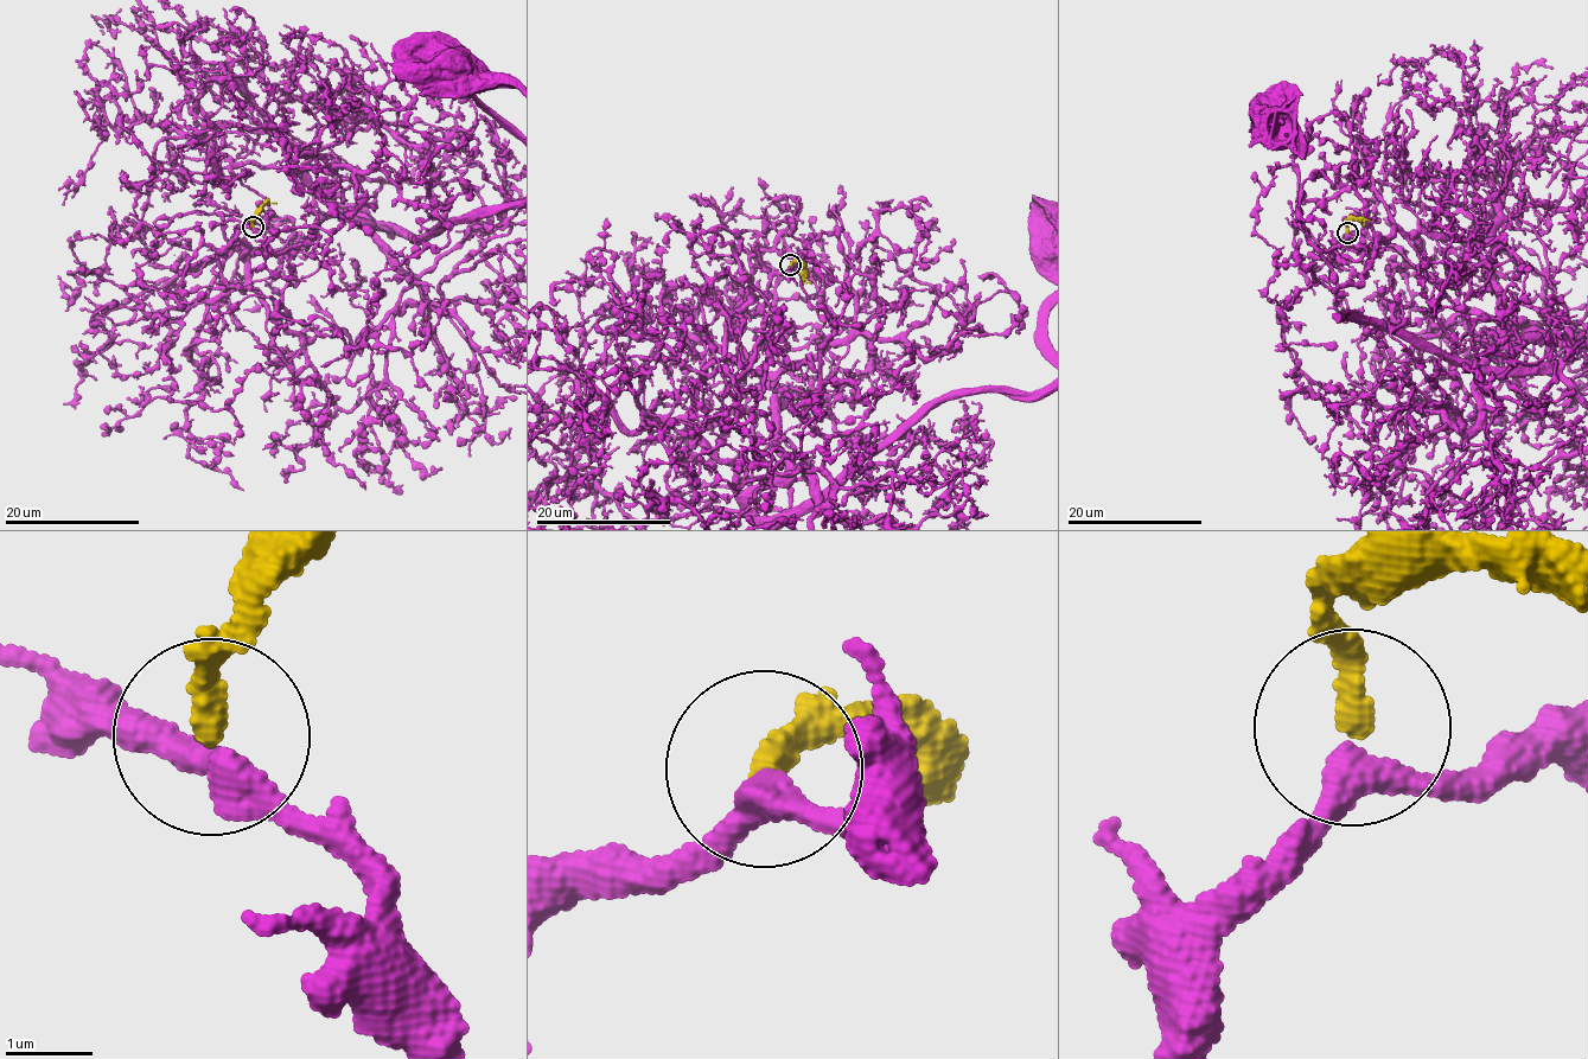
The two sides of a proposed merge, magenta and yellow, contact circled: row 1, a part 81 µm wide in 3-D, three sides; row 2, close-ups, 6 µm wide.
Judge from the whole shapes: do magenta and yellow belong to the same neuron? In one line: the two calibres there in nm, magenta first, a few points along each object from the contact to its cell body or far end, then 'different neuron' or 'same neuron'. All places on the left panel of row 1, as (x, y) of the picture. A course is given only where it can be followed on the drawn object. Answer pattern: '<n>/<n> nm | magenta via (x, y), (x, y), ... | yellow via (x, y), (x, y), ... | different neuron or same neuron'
340/320 nm | magenta via (254, 227), (233, 240), (244, 257), (348, 210), (415, 243), (514, 209) | yellow via (252, 227), (252, 218), (265, 204), (276, 203) | different neuron

